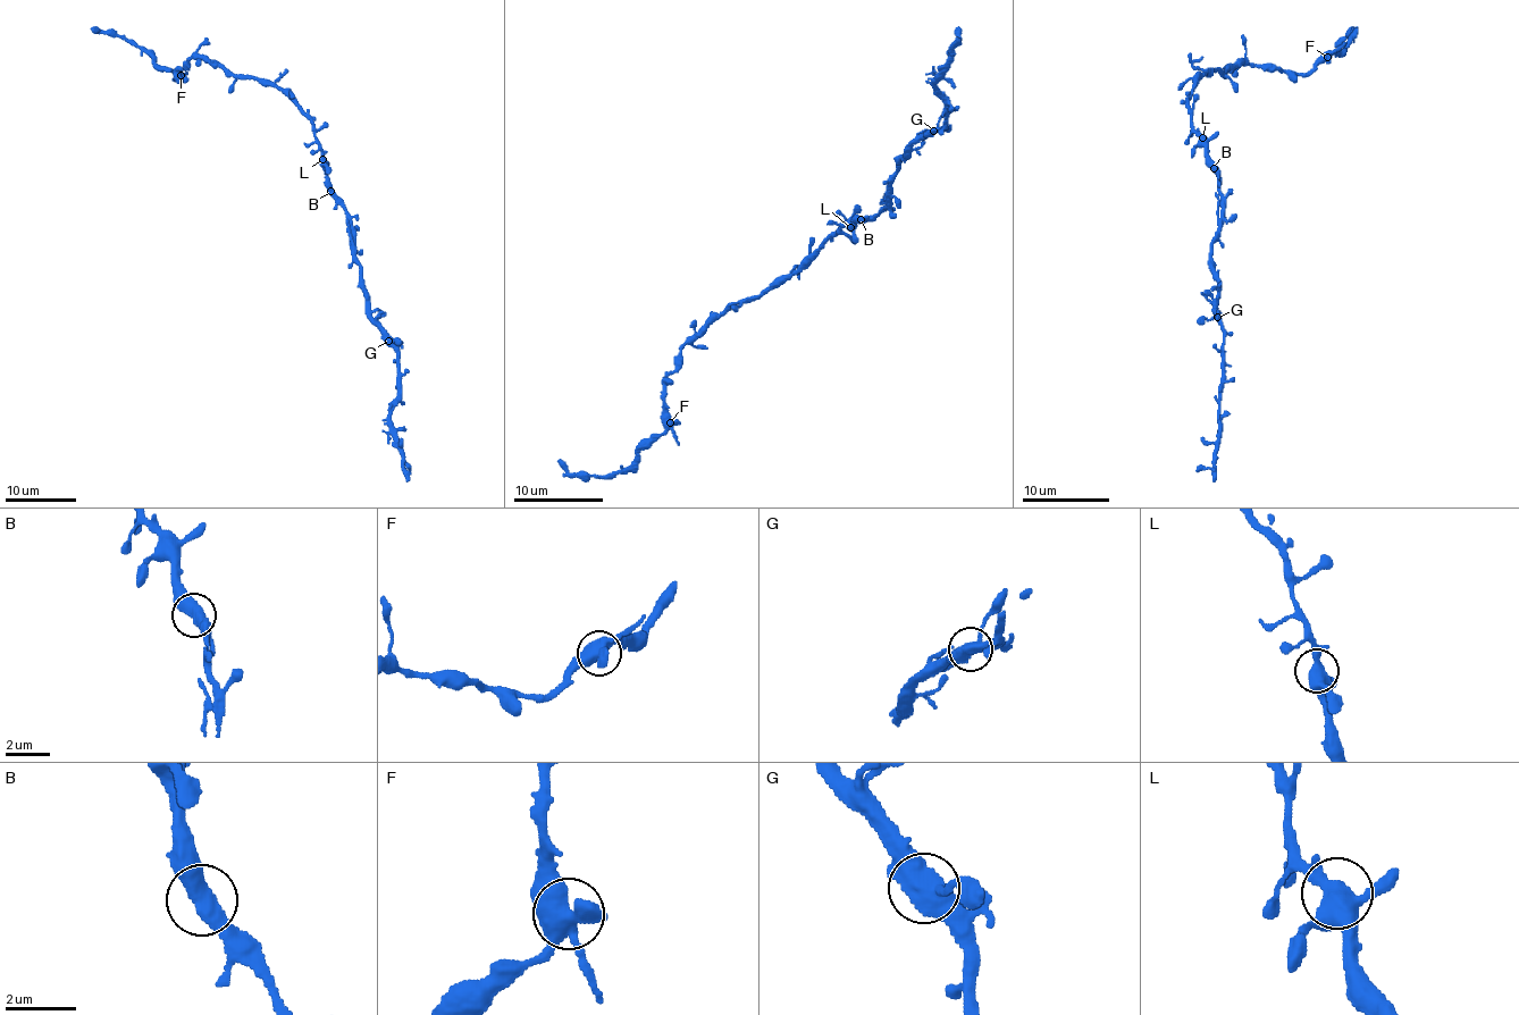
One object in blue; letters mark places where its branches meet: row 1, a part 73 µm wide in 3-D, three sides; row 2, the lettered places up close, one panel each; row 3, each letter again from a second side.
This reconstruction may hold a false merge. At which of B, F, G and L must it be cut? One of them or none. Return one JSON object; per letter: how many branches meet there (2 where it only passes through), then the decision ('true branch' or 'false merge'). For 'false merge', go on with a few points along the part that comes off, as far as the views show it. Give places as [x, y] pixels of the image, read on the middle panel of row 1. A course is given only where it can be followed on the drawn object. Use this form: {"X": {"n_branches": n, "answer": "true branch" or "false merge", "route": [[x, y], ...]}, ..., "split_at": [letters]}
{"B": {"n_branches": 2, "answer": "true branch"}, "F": {"n_branches": 3, "answer": "true branch"}, "G": {"n_branches": 3, "answer": "true branch"}, "L": {"n_branches": 3, "answer": "true branch"}, "split_at": []}

